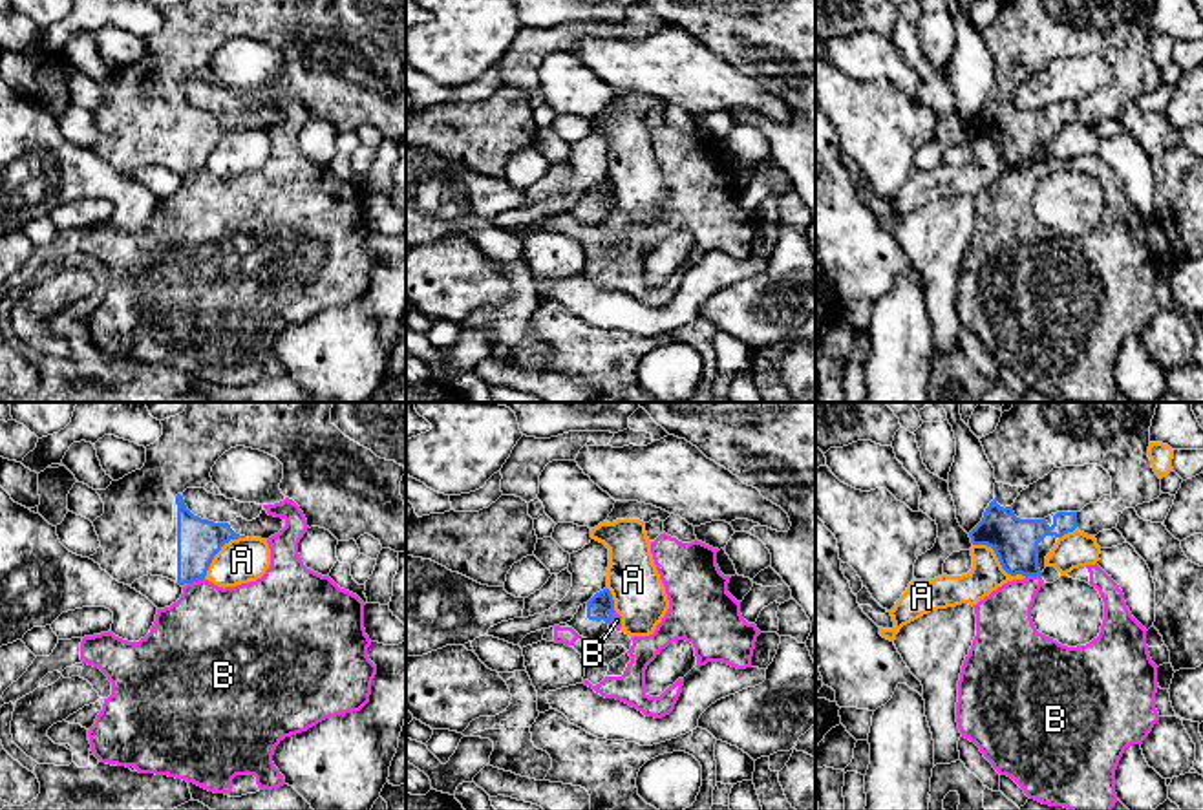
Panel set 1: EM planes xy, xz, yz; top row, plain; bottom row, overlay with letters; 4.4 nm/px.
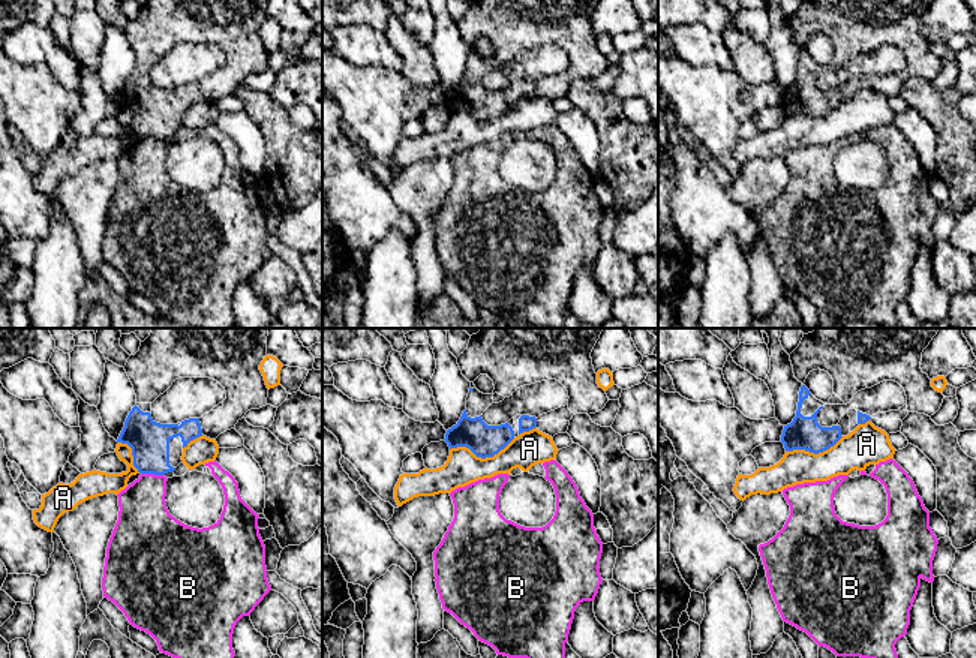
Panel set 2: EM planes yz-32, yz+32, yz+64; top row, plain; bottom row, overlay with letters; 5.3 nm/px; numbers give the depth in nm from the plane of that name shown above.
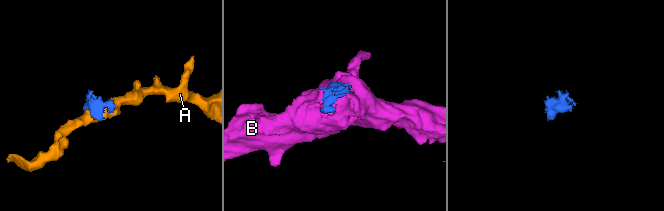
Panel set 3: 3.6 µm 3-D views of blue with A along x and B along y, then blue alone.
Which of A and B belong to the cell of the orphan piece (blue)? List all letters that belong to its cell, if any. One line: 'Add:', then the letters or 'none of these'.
Add: none of these

